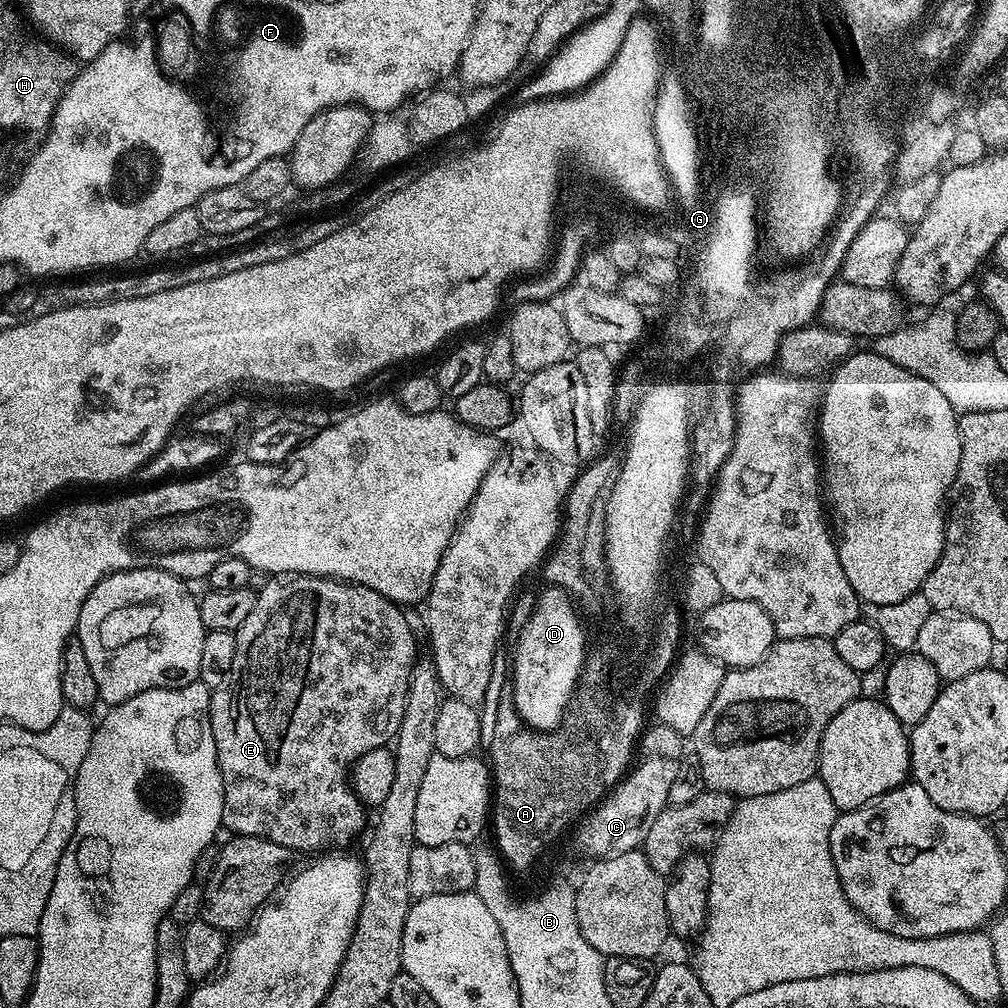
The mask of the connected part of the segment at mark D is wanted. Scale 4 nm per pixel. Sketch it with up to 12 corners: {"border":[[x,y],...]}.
{"border":[[563,589],[521,625],[510,690],[535,731],[569,709],[588,636]]}

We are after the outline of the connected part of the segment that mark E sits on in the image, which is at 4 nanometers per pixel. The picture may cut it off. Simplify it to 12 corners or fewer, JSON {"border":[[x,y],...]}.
{"border":[[272,578],[208,717],[228,832],[364,828],[402,726],[404,608]]}

